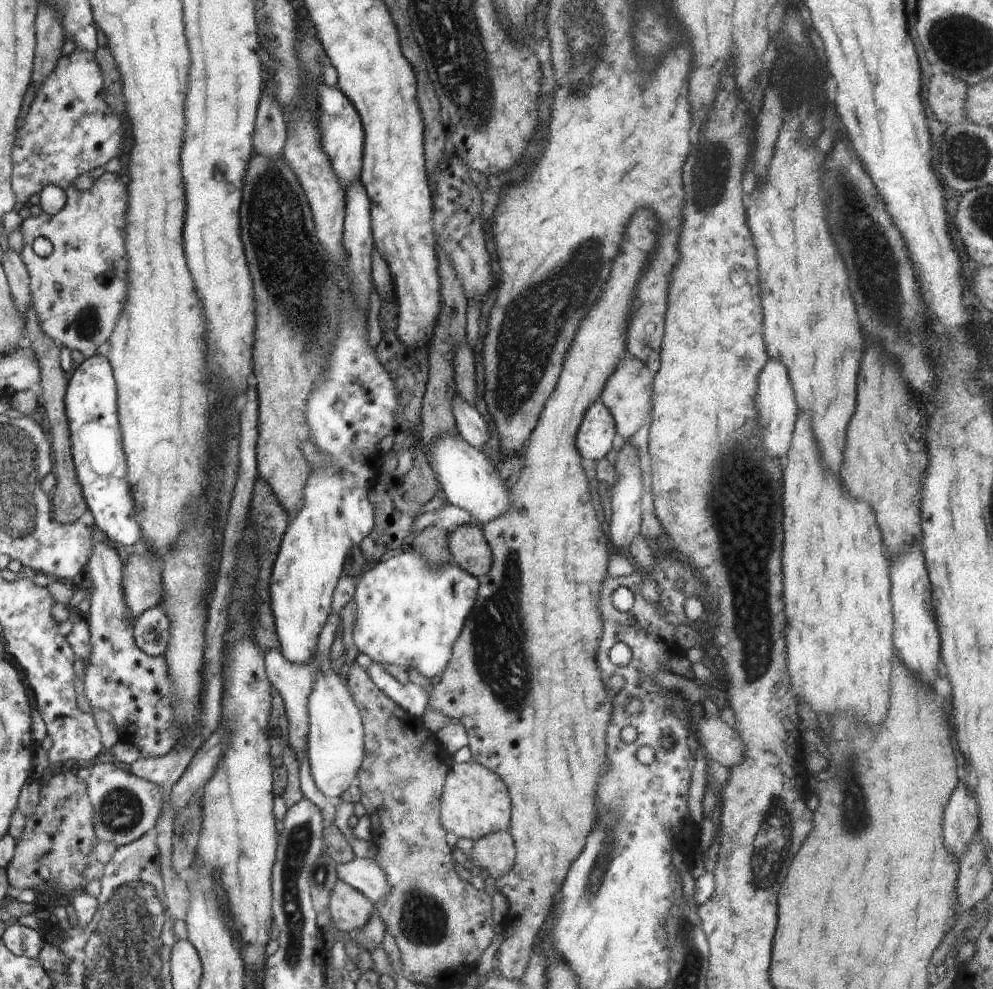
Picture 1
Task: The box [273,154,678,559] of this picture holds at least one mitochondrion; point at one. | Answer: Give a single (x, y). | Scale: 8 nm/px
(529, 329)

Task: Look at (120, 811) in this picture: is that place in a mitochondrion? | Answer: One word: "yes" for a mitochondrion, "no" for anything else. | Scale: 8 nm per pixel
yes

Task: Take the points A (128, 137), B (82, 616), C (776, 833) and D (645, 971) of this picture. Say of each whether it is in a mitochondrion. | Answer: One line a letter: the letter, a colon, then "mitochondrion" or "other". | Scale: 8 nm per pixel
A: other
B: other
C: mitochondrion
D: other

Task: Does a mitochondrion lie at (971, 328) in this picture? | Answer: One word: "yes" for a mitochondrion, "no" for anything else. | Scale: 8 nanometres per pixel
no

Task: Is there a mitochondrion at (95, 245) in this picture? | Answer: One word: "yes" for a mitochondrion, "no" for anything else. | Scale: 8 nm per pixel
no

